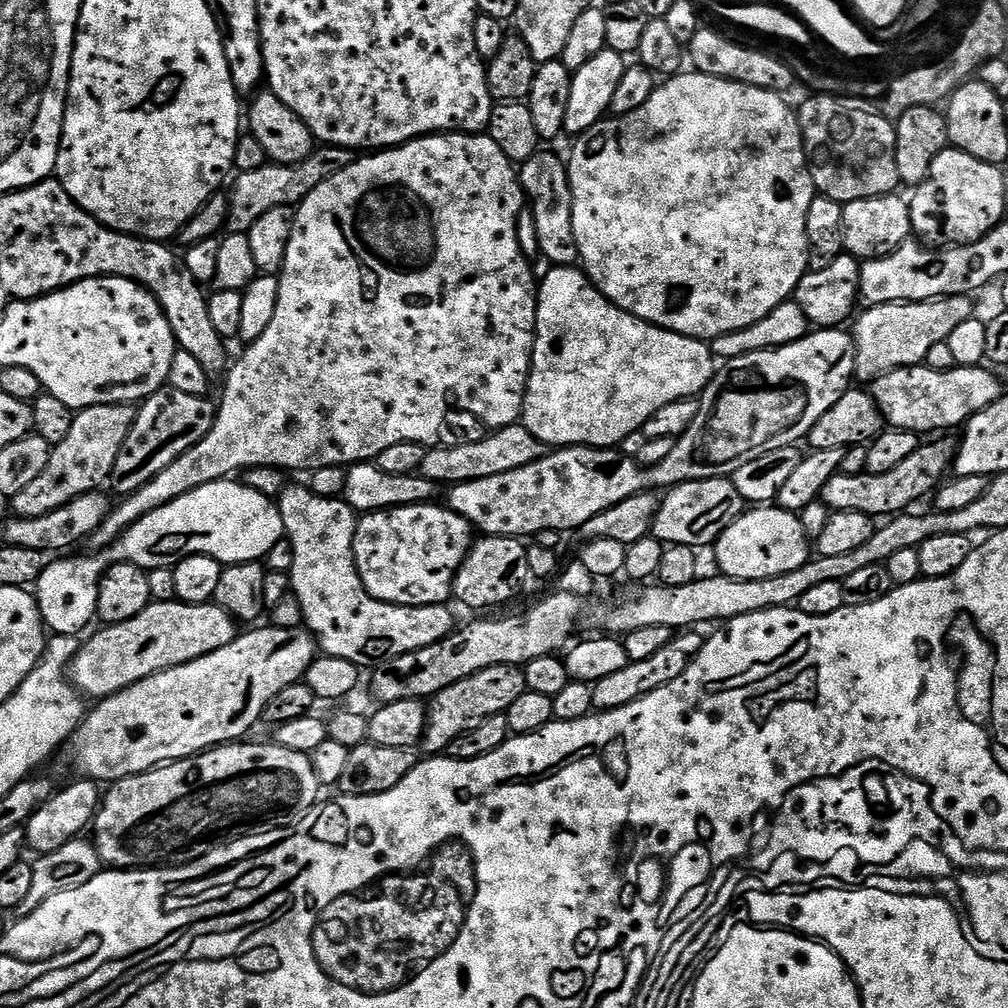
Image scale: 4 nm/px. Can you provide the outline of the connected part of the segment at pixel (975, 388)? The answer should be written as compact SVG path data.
M927 366L895 368L890 374L871 381L870 395L891 427L917 434L940 434L943 428L959 429L974 414L998 402L1002 388L999 378L991 371L995 372L988 366L957 366L945 372Z

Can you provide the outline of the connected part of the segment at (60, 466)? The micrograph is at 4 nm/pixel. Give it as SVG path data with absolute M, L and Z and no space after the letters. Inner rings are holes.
M103 404L102 406L90 406L79 409L73 415L70 434L62 438L62 442L54 445L50 454L50 462L46 462L46 470L26 490L22 490L17 496L11 497L10 504L17 517L26 518L41 517L42 514L50 514L70 502L74 498L85 496L87 492L95 492L107 481L110 470L114 470L114 461L118 458L118 450L122 450L122 442L126 442L126 434L130 434L130 426L134 426L136 408L130 404Z

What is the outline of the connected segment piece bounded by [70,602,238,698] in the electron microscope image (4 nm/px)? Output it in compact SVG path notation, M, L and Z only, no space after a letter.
M215 602L207 604L173 603L171 606L150 606L140 616L125 624L110 624L93 640L84 640L76 652L70 676L85 697L103 698L117 690L129 688L155 672L165 672L174 664L185 664L198 656L210 654L214 648L226 646L238 635L237 621Z

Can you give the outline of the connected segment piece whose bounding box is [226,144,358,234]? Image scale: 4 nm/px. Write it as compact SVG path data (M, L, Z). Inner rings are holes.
M333 144L320 146L313 150L303 164L277 164L269 162L263 164L258 170L246 170L239 173L231 181L232 192L228 197L228 223L226 225L229 233L247 233L262 218L262 214L270 214L270 210L279 208L292 208L302 203L322 182L334 178L334 174L342 174L351 166L358 156L353 149L339 148Z

